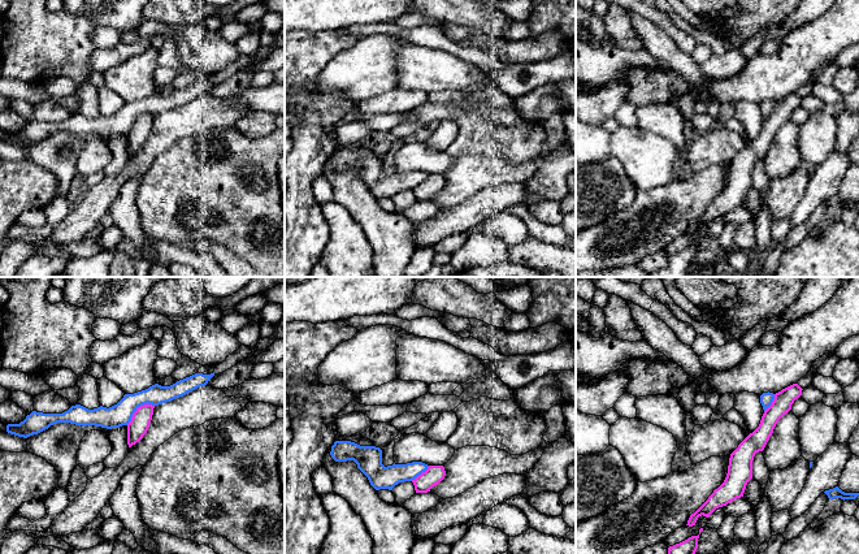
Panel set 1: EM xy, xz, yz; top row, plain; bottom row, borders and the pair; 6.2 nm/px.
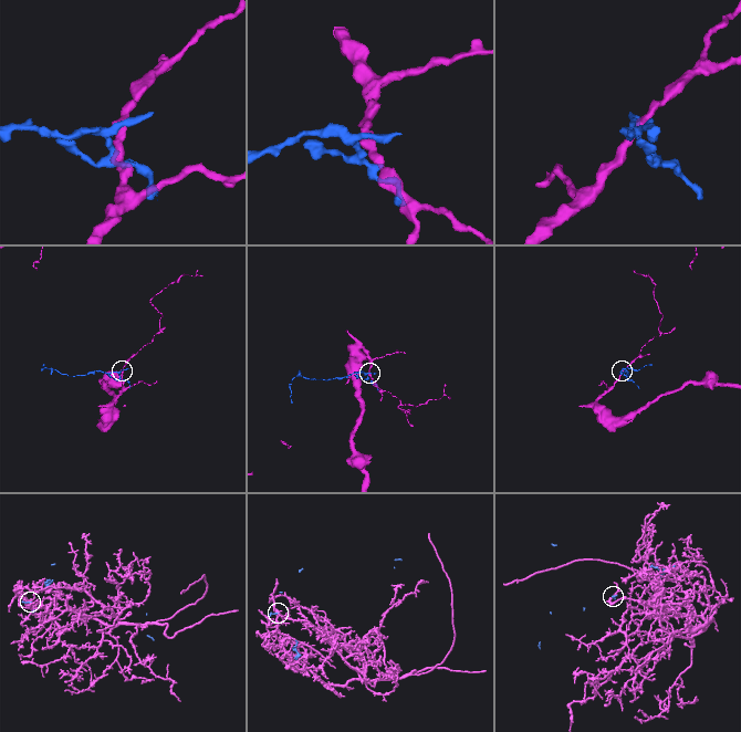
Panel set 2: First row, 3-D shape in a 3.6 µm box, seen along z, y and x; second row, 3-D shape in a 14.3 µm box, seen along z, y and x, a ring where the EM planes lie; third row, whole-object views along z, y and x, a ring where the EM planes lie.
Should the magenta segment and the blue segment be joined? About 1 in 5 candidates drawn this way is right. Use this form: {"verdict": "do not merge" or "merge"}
{"verdict": "do not merge"}

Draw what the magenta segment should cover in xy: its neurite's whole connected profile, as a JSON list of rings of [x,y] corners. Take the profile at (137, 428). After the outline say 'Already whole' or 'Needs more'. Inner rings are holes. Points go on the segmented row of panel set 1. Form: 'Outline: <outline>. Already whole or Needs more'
Outline: [[[143,404],[136,408],[134,412],[131,421],[127,424],[127,445],[131,447],[136,442],[139,442],[143,436],[147,433],[155,406]]]. Already whole

